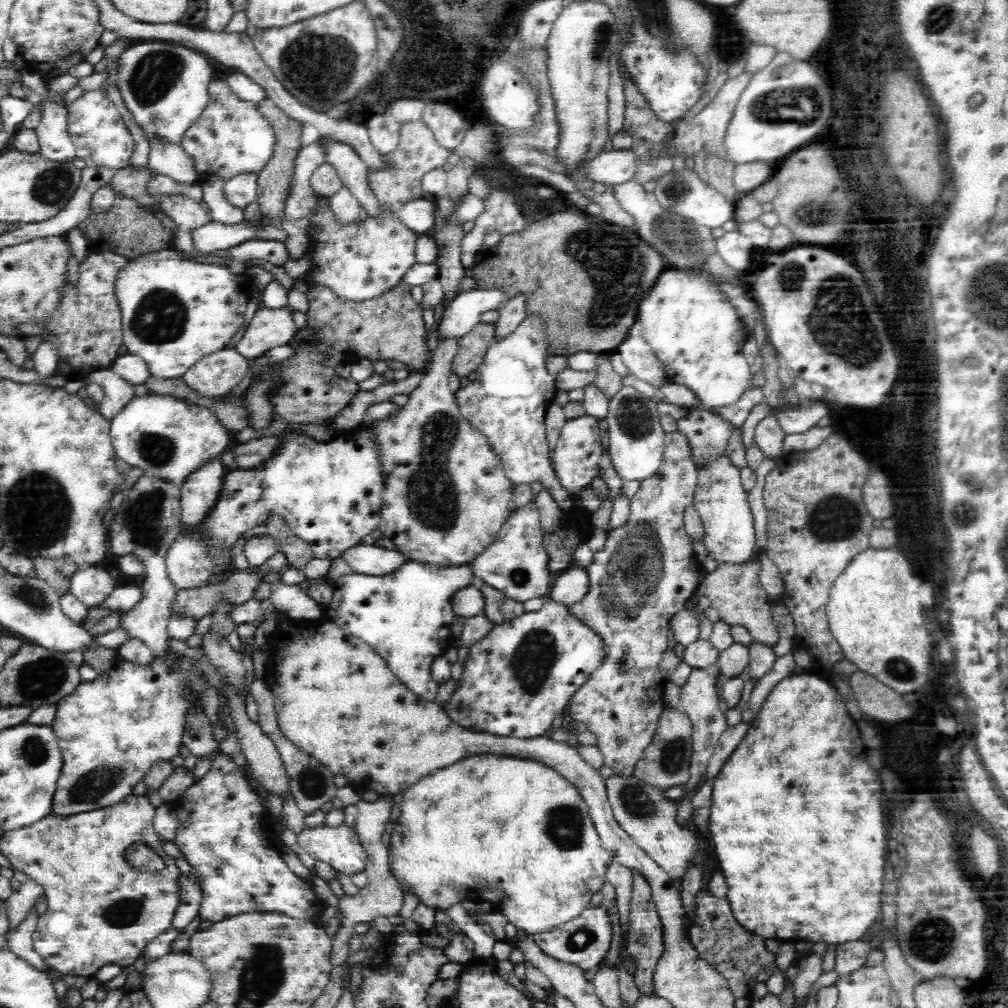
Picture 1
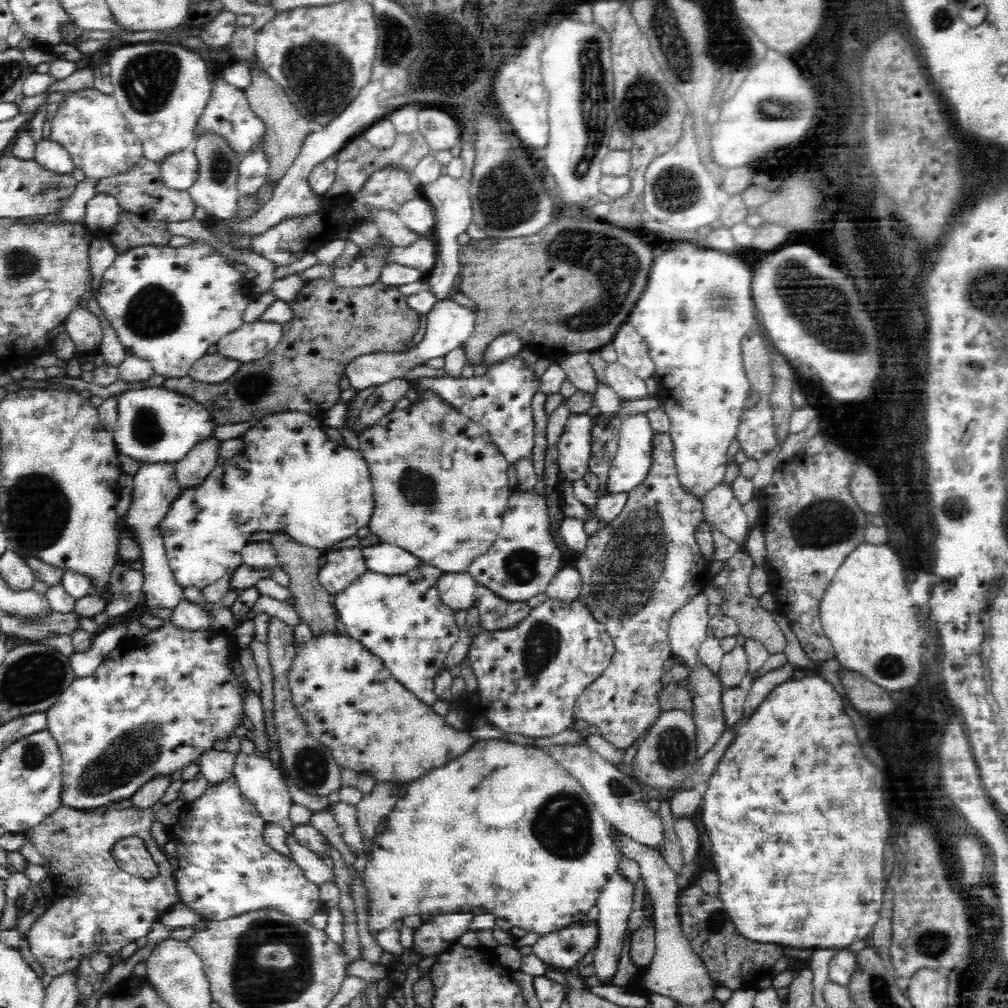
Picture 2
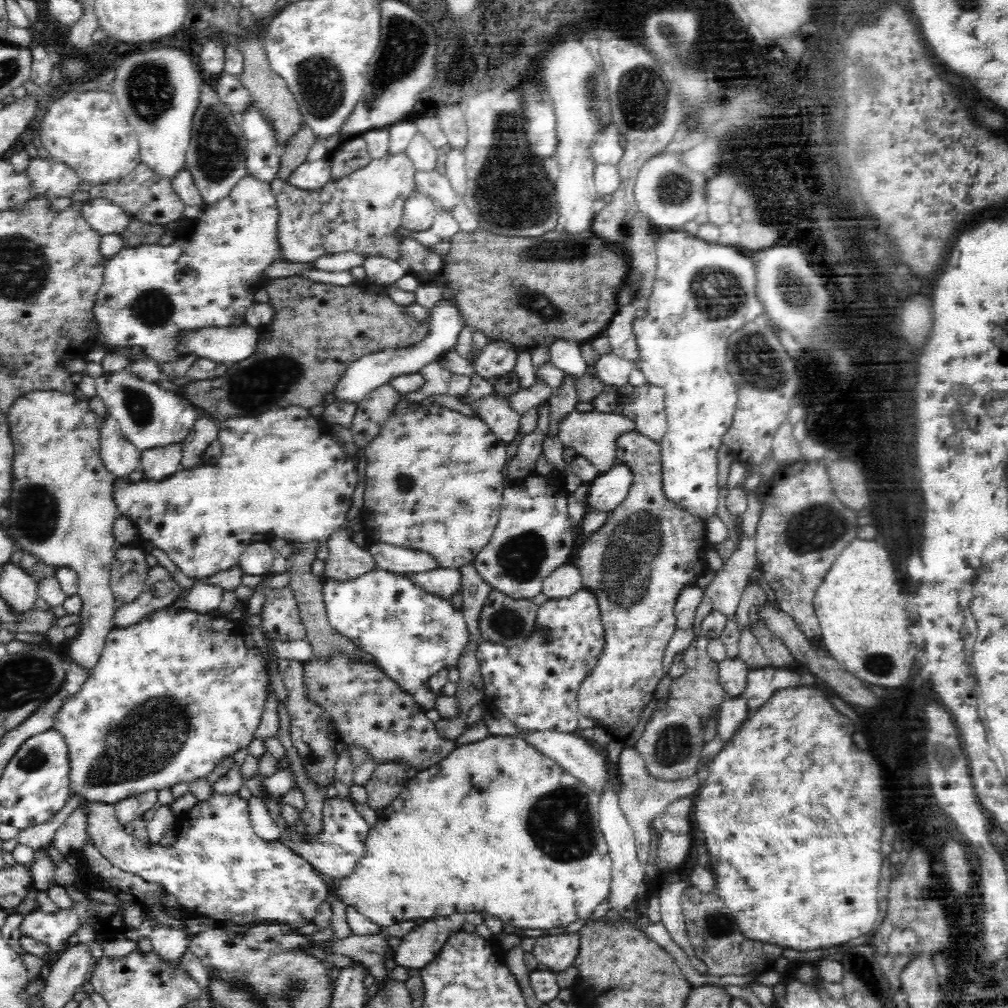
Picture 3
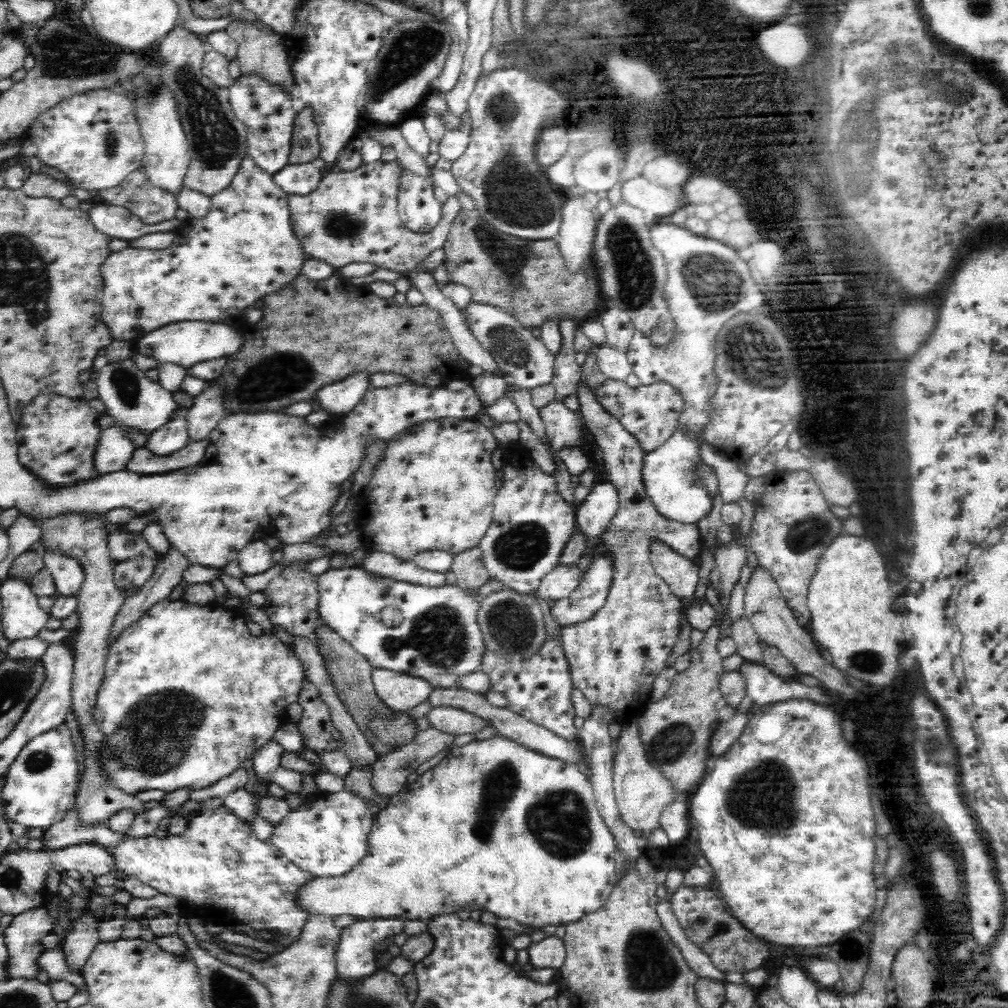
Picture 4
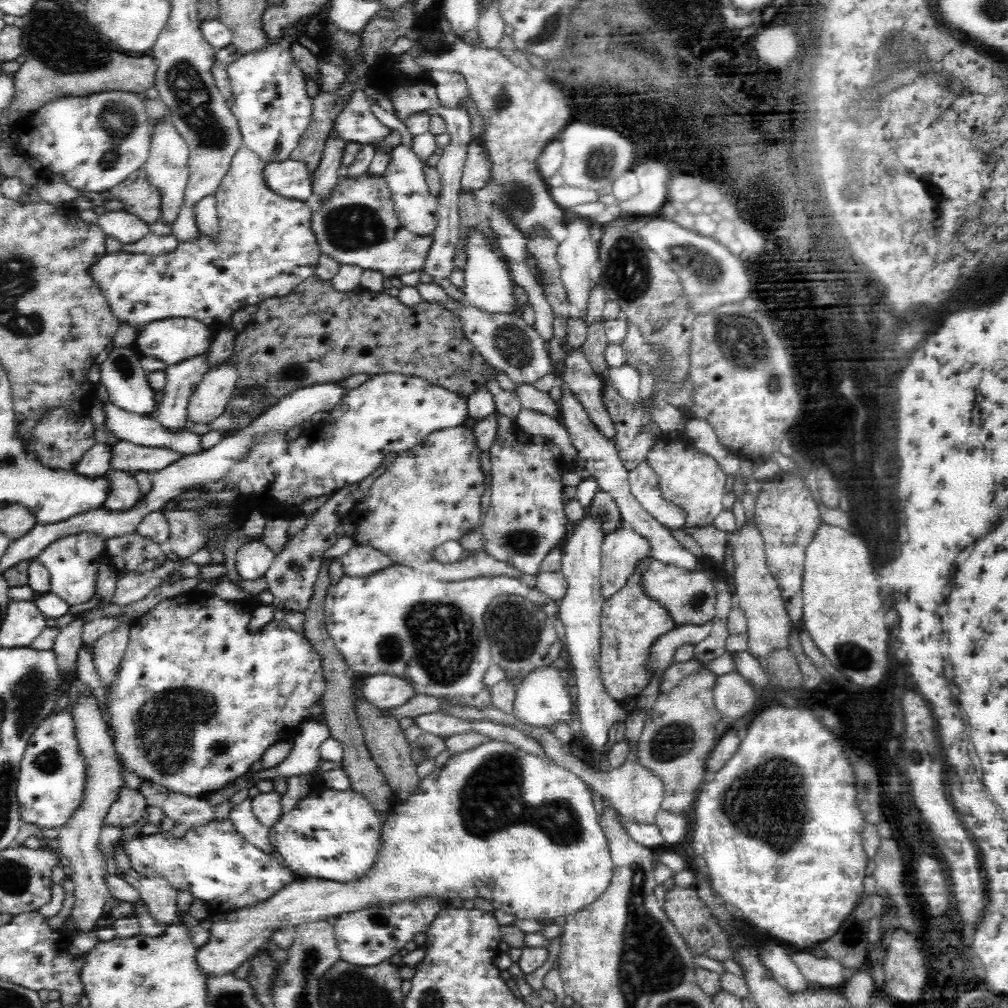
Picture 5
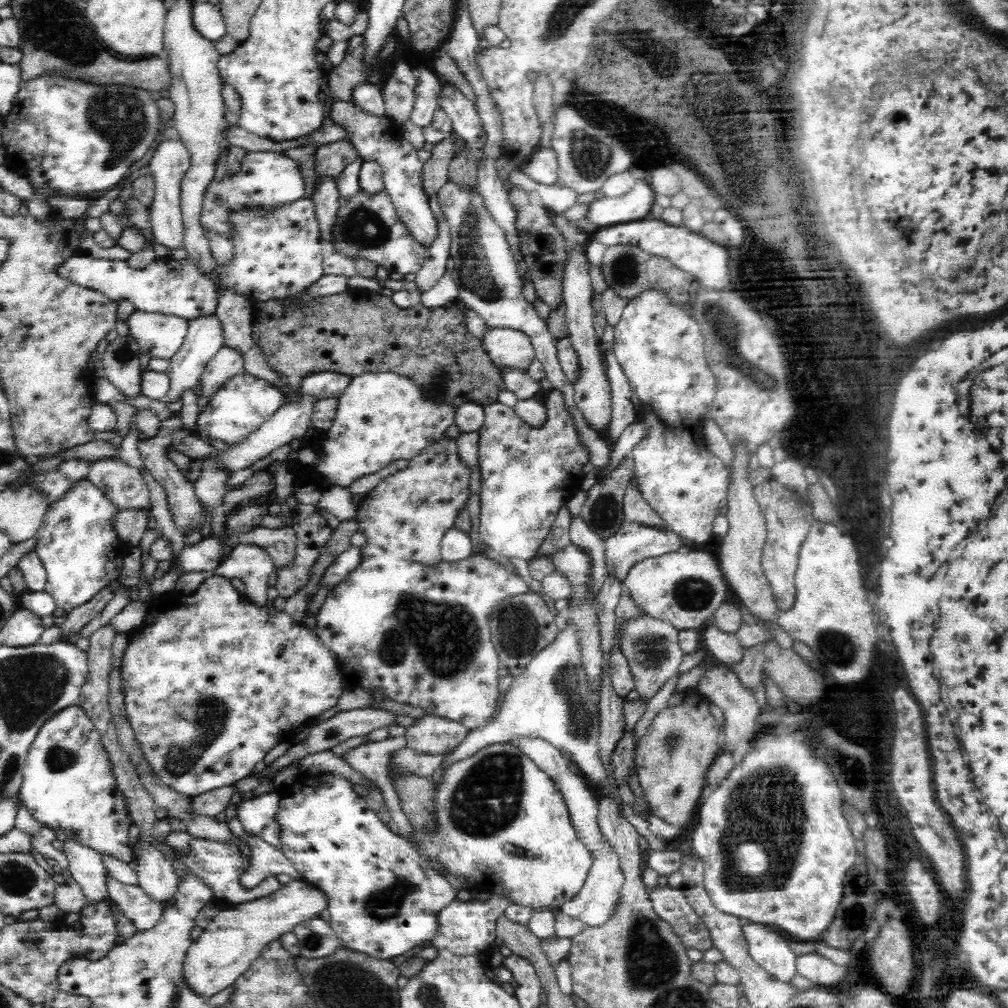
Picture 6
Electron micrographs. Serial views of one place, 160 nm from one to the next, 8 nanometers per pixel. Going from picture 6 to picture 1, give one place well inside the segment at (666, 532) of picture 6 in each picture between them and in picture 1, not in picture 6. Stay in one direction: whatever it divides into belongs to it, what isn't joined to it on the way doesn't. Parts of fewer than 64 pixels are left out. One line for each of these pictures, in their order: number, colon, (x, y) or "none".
1: (519, 677)
2: (529, 677)
3: (535, 686)
4: (589, 597)
5: (623, 550)

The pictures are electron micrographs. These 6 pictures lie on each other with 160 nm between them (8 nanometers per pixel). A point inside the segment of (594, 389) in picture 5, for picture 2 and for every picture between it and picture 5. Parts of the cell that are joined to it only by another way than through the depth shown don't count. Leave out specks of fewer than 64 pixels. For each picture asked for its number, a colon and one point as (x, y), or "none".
2: (637, 571)
3: (648, 550)
4: (613, 658)

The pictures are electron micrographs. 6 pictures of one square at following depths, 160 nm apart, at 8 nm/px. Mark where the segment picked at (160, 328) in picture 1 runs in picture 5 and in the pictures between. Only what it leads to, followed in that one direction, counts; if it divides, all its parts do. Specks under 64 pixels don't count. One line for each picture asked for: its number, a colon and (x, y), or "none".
2: (169, 305)
3: (208, 277)
4: (244, 248)
5: (266, 247)

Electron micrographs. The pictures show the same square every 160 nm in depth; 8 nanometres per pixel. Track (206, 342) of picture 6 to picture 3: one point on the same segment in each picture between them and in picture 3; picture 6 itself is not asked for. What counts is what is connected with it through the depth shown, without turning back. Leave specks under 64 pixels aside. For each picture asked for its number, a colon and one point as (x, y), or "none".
3: (162, 462)
4: (170, 437)
5: (180, 379)

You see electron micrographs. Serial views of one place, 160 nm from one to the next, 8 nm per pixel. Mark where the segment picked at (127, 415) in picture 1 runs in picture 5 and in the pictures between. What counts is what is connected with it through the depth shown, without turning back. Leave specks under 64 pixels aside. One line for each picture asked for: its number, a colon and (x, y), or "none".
2: (154, 424)
3: (150, 416)
4: (133, 401)
5: (122, 374)

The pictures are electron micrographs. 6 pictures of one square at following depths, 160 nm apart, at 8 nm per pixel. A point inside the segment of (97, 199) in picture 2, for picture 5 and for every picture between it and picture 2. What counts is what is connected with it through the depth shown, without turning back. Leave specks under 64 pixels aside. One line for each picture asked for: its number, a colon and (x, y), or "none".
3: (106, 218)
4: (117, 222)
5: (127, 228)

